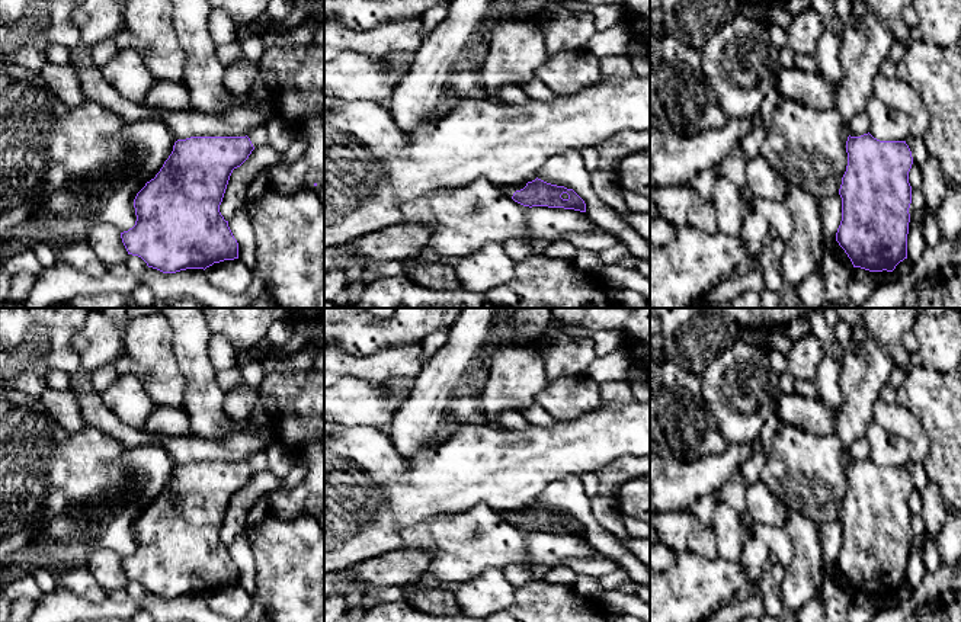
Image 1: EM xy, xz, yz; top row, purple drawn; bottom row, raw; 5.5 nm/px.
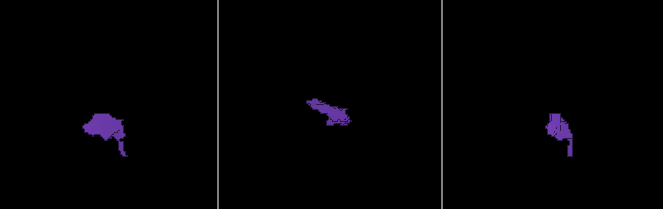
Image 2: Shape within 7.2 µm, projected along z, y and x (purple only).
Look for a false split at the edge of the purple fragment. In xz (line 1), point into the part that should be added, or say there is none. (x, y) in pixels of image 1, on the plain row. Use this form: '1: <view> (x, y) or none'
1: none

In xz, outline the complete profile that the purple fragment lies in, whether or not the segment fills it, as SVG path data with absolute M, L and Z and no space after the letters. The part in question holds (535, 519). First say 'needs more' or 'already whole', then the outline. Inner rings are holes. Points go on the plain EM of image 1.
already whole | M538 503L528 507L523 514L516 516L512 525L529 533L548 532L586 538L584 526L573 514L551 510Z

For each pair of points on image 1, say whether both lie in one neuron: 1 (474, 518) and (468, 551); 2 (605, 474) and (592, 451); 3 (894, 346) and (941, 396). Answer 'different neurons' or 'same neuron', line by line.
1: same neuron
2: different neurons
3: different neurons

